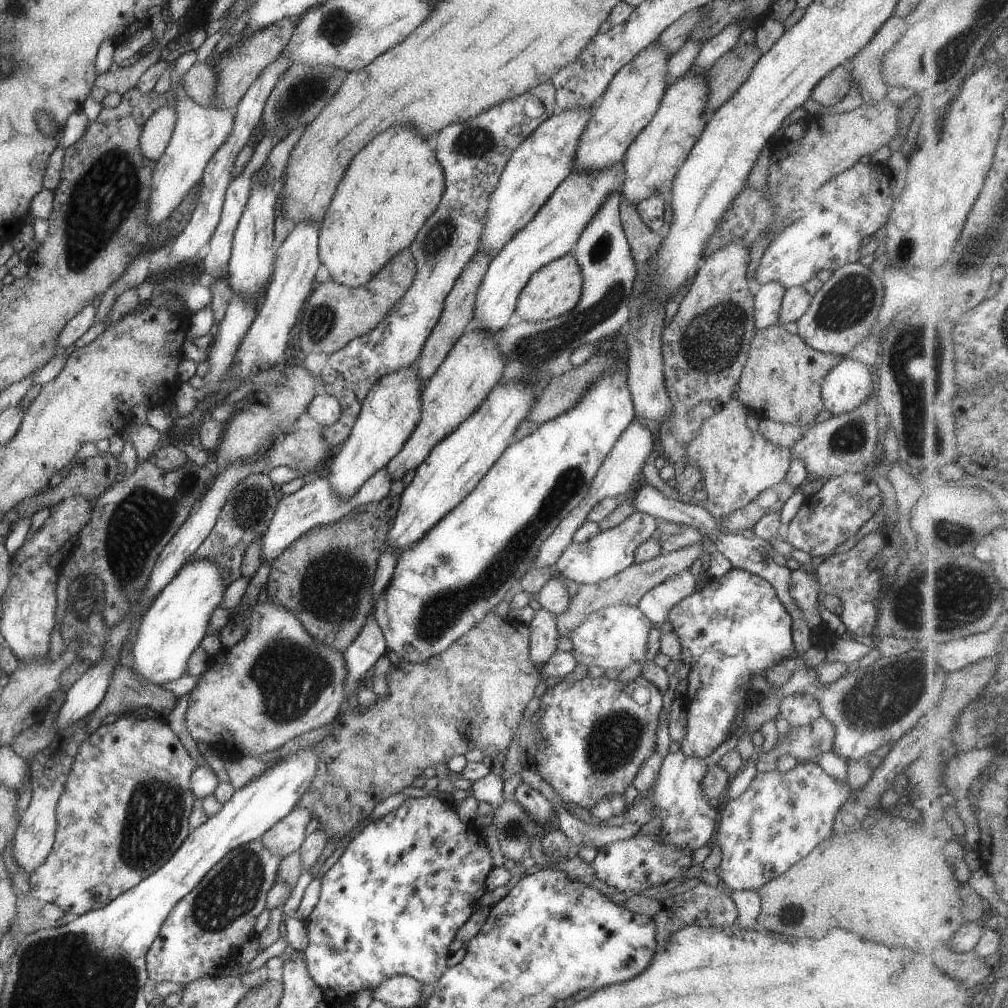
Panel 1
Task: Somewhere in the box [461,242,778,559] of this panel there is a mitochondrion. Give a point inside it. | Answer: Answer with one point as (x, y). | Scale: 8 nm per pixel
(531, 353)

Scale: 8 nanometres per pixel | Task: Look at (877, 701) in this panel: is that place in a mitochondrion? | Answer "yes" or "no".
yes

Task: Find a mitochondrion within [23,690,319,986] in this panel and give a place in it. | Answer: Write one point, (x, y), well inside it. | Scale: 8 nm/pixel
(153, 820)

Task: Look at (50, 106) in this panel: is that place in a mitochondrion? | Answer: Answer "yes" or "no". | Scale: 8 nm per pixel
no

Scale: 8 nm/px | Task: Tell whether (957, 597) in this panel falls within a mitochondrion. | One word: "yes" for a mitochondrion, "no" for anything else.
yes

